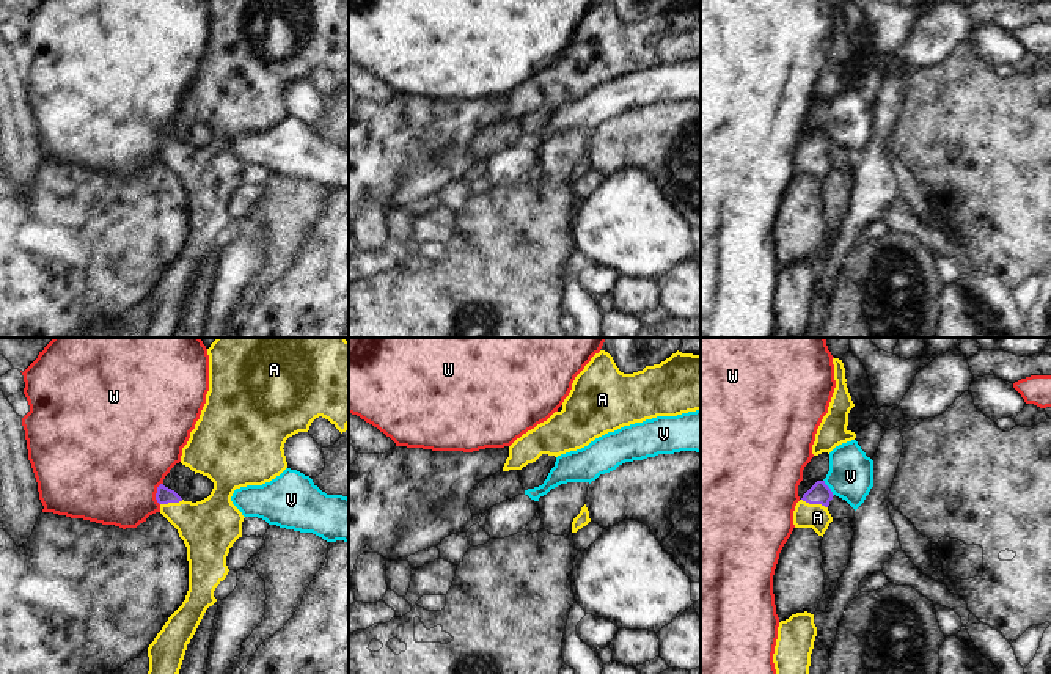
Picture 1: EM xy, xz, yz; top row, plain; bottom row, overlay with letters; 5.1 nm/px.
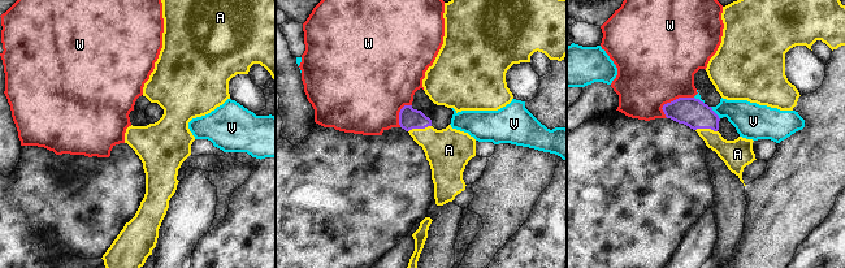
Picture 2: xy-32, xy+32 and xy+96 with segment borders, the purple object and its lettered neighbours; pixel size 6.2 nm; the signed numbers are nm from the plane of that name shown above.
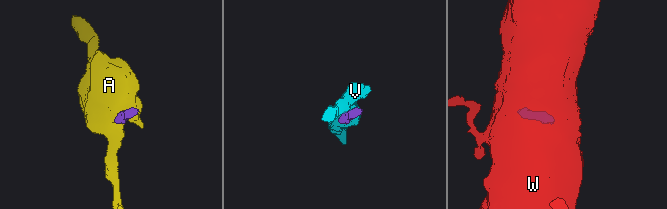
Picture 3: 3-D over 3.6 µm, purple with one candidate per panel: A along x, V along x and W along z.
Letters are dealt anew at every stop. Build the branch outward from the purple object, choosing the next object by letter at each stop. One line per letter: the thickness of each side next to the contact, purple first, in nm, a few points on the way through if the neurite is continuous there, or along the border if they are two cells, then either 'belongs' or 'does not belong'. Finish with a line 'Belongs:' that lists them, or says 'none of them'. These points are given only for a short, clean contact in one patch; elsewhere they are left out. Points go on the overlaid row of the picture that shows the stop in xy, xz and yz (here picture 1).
A: calibres 110 and 130 nm; way yz (819, 494), (814, 503), (814, 514), (817, 517); belongs
V: calibres 110 and 240 nm; does not belong
W: calibres 90 and 480 nm; does not belong
Belongs: A

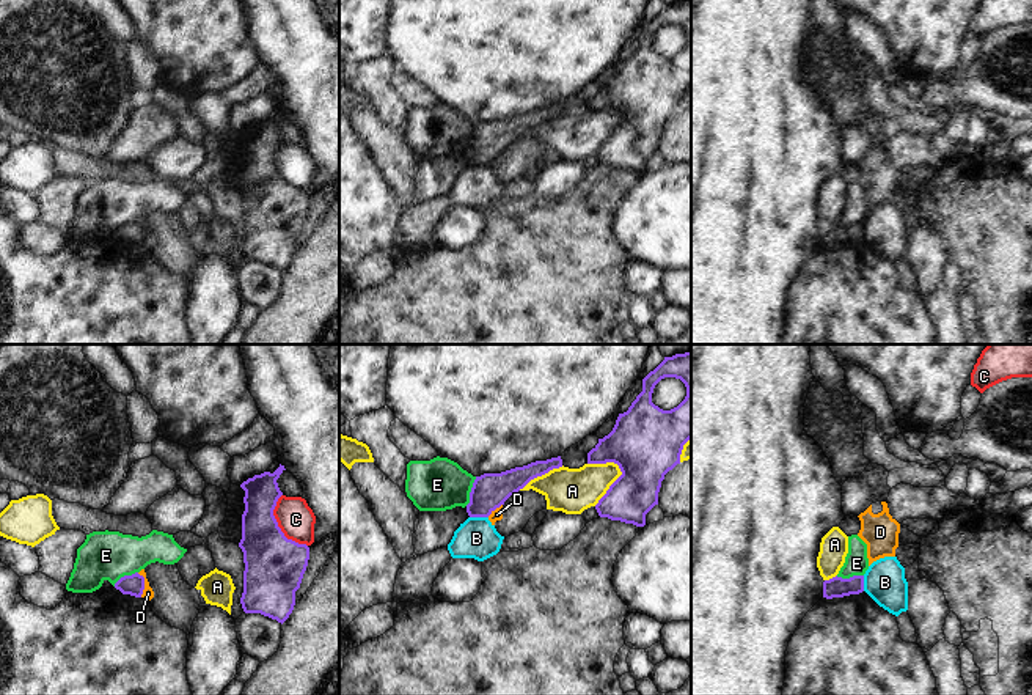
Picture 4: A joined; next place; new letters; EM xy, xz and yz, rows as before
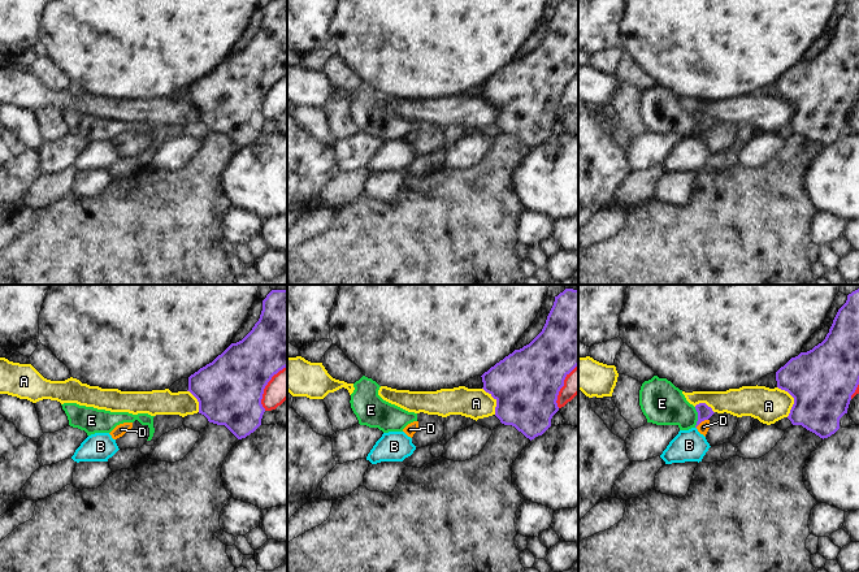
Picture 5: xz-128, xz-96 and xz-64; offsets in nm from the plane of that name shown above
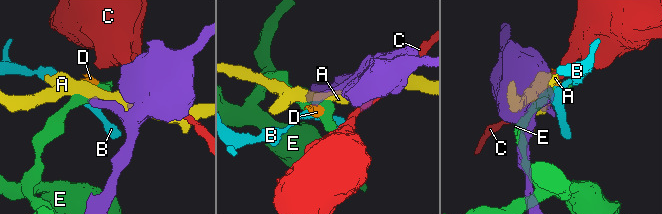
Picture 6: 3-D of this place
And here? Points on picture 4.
A: calibres 340 and 240 nm; does not belong
B: calibres 180 and 220 nm; border xz (470, 516), (487, 518); does not belong
C: calibres 300 and 190 nm; does not belong
D: calibres 110 and 60 nm; border xy (137, 573), (143, 577), (143, 593), (140, 596); does not belong
E: calibres 180 and 260 nm; border xz (476, 477), (470, 500), (465, 505); does not belong
Belongs: none of them

